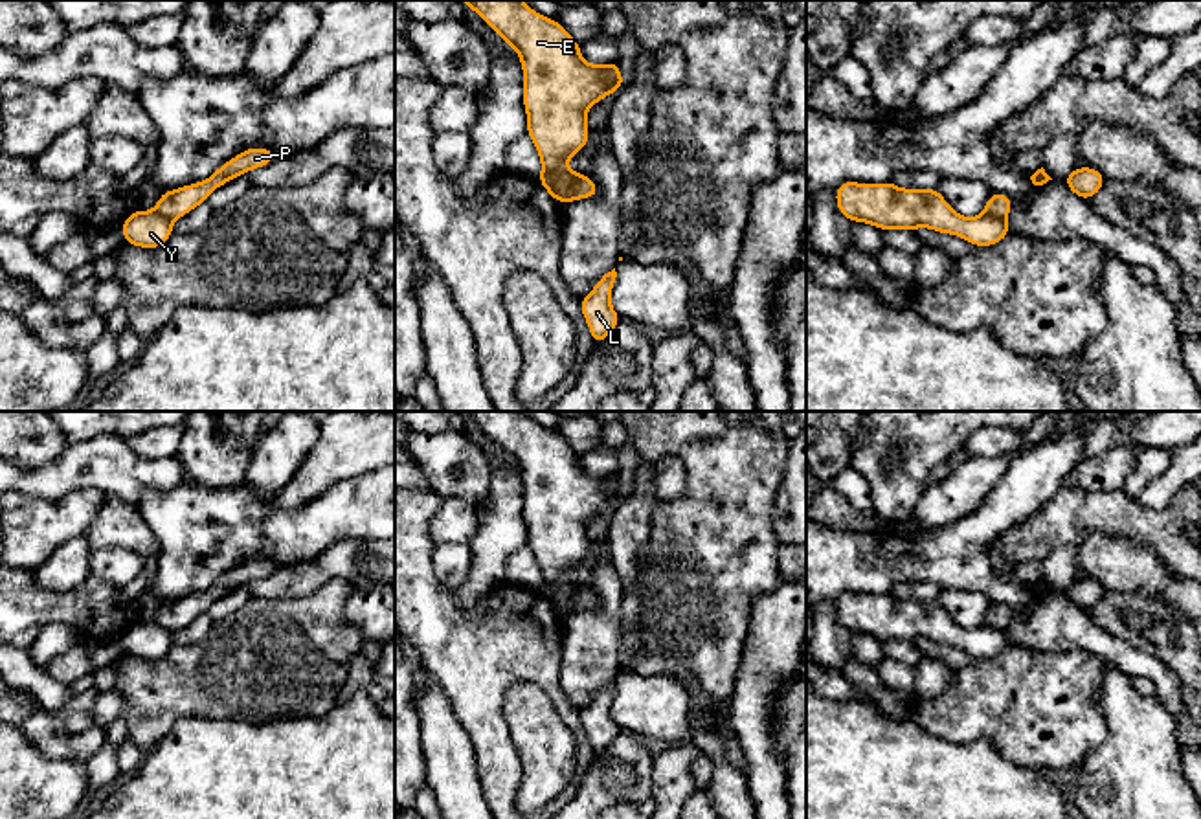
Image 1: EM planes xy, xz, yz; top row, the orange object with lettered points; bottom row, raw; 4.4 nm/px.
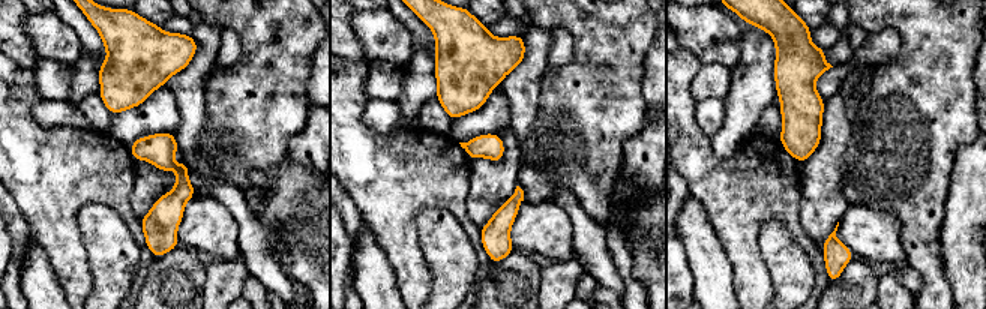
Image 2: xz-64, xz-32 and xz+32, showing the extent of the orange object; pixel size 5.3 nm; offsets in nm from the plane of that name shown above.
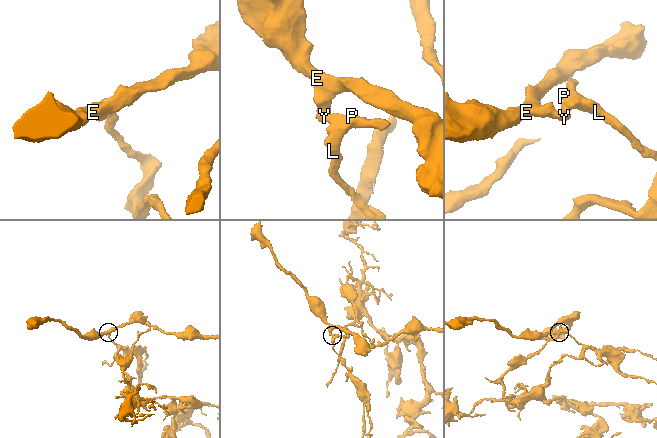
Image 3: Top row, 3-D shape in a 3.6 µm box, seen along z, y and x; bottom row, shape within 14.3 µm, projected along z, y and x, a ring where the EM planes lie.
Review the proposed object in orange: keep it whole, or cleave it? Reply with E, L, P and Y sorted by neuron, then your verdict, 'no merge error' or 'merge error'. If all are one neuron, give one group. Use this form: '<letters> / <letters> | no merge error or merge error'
E Y / L P | merge error

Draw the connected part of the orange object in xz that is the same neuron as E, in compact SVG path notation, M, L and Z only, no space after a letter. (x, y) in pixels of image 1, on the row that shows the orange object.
M461 0L472 7L520 55L523 68L523 108L527 112L527 136L533 140L542 173L538 182L560 204L580 173L566 167L567 160L582 151L589 140L586 112L626 86L617 61L608 64L588 64L580 55L580 44L555 18L542 17L522 0Z

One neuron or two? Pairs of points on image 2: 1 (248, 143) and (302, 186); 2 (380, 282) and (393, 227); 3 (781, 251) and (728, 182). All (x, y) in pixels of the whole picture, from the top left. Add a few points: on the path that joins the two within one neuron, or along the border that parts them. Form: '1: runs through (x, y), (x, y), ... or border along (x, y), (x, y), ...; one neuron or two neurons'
1: border along (288, 156), (251, 173), (249, 180), (263, 198); two neurons
2: border along (366, 225), (384, 252), (399, 288); two neurons
3: border along (775, 218), (763, 225), (758, 237), (763, 261); two neurons

